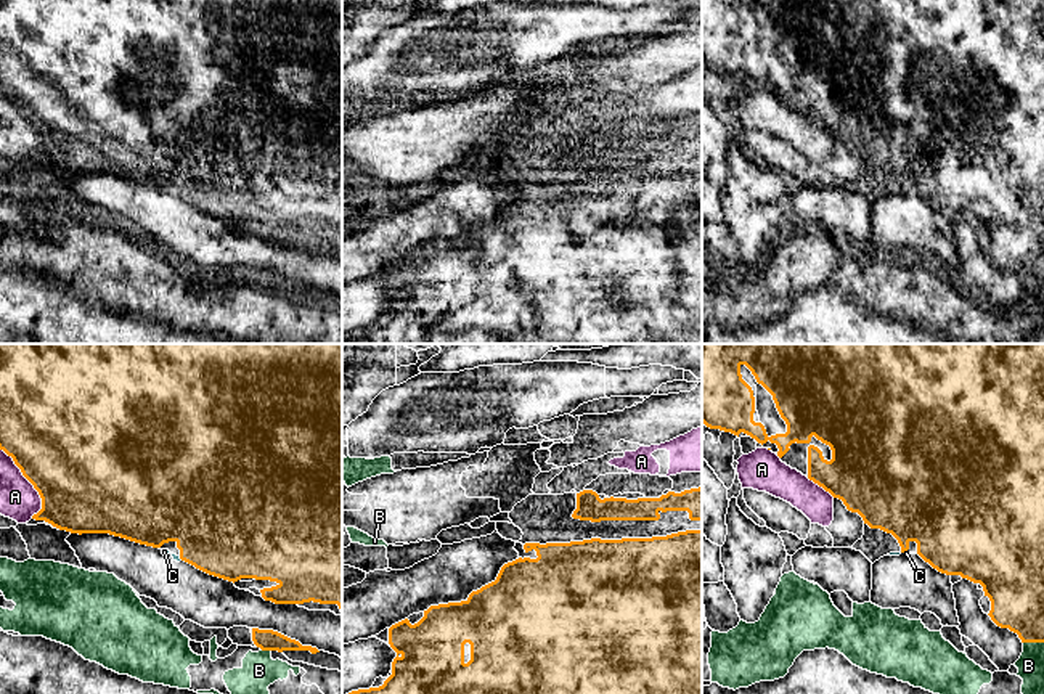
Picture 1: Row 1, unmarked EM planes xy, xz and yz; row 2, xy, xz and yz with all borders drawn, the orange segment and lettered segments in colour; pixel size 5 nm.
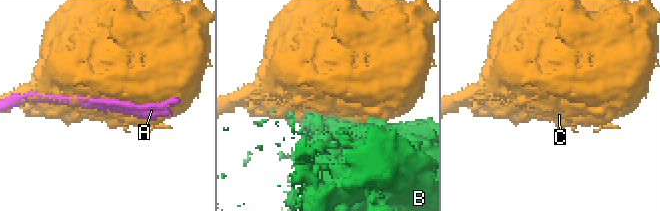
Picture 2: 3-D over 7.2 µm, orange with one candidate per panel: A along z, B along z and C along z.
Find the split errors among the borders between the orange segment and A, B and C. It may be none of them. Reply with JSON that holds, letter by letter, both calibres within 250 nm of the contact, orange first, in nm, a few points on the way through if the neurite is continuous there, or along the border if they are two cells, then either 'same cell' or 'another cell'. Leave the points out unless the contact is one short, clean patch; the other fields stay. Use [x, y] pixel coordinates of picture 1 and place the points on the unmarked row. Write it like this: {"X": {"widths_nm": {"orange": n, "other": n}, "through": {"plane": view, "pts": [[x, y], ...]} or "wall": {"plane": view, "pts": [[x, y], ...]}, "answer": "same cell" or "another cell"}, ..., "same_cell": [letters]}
{"A": {"widths_nm": {"orange": 500, "other": 190}, "answer": "another cell"}, "B": {"widths_nm": {"orange": 280, "other": 130}, "answer": "another cell"}, "C": {"widths_nm": {"orange": 460, "other": 30}, "wall": {"plane": "xy", "pts": [[179, 196], [182, 200]]}, "answer": "another cell"}, "same_cell": []}

